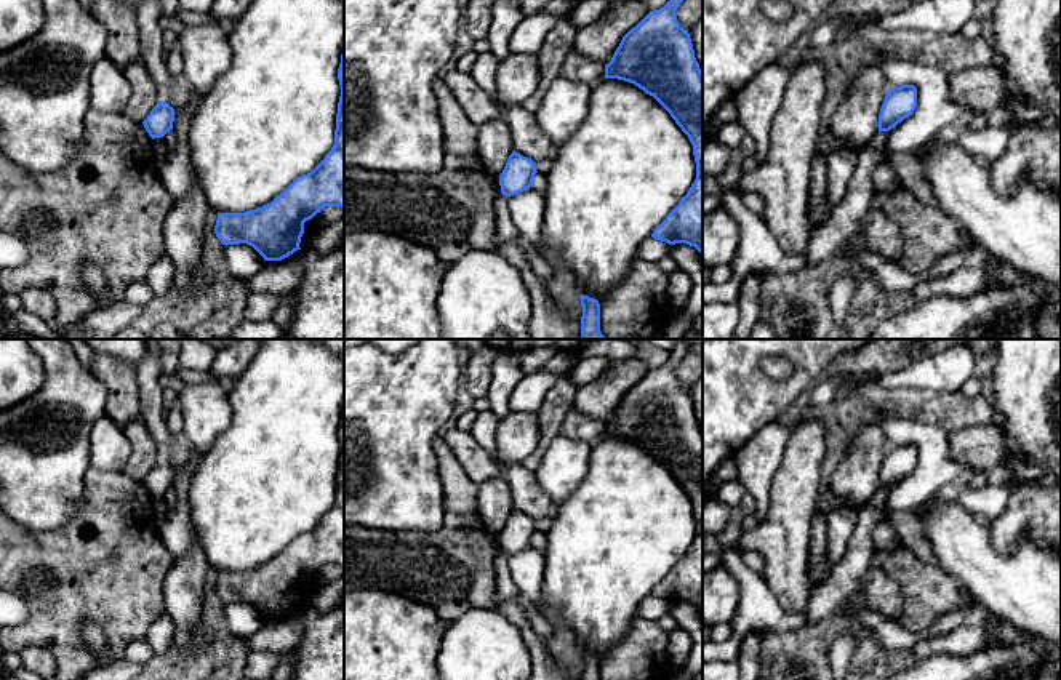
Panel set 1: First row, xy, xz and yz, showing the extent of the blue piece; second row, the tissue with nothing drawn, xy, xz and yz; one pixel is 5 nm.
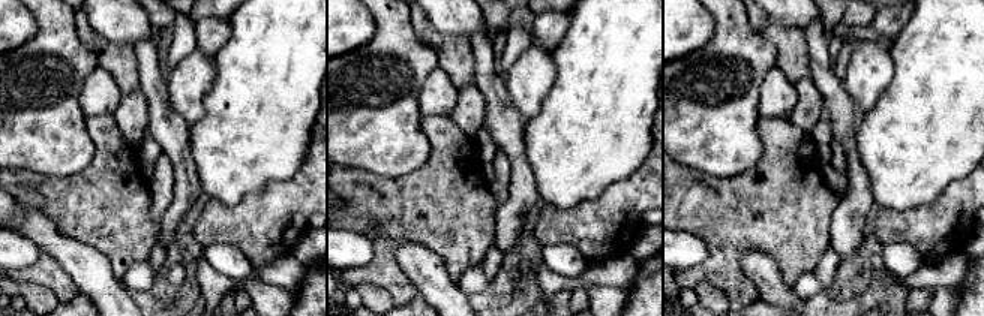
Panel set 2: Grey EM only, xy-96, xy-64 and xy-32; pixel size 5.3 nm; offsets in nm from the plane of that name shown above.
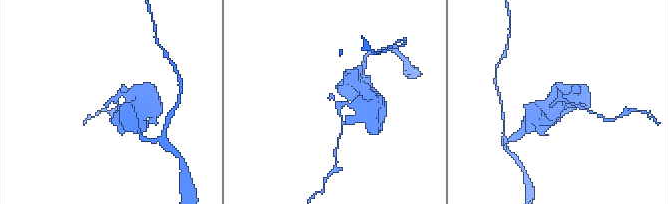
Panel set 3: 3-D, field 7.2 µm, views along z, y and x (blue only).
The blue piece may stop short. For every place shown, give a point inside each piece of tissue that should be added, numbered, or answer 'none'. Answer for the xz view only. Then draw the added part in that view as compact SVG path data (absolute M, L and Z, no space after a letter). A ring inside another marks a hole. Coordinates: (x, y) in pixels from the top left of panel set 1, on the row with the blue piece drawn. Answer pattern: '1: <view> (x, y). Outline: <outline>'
none

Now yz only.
none

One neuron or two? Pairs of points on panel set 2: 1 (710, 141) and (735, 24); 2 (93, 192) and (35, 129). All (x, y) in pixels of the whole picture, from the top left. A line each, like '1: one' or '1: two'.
1: one
2: two

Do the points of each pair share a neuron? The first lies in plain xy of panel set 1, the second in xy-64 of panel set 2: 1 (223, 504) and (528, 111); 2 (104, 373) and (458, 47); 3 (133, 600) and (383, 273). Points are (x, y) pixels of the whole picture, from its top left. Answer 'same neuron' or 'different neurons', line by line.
1: different neurons
2: same neuron
3: same neuron

